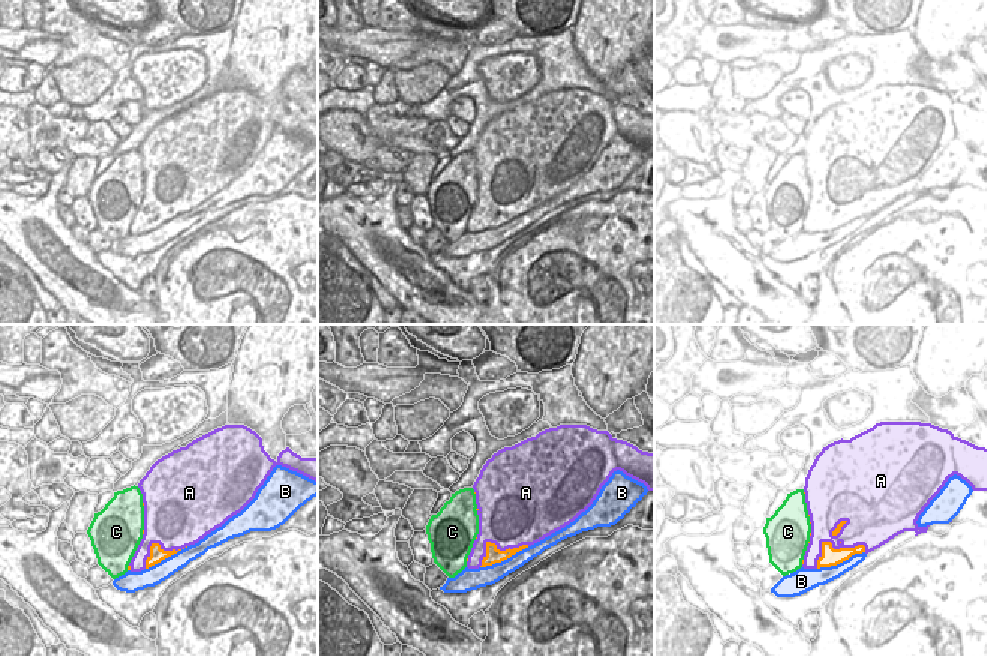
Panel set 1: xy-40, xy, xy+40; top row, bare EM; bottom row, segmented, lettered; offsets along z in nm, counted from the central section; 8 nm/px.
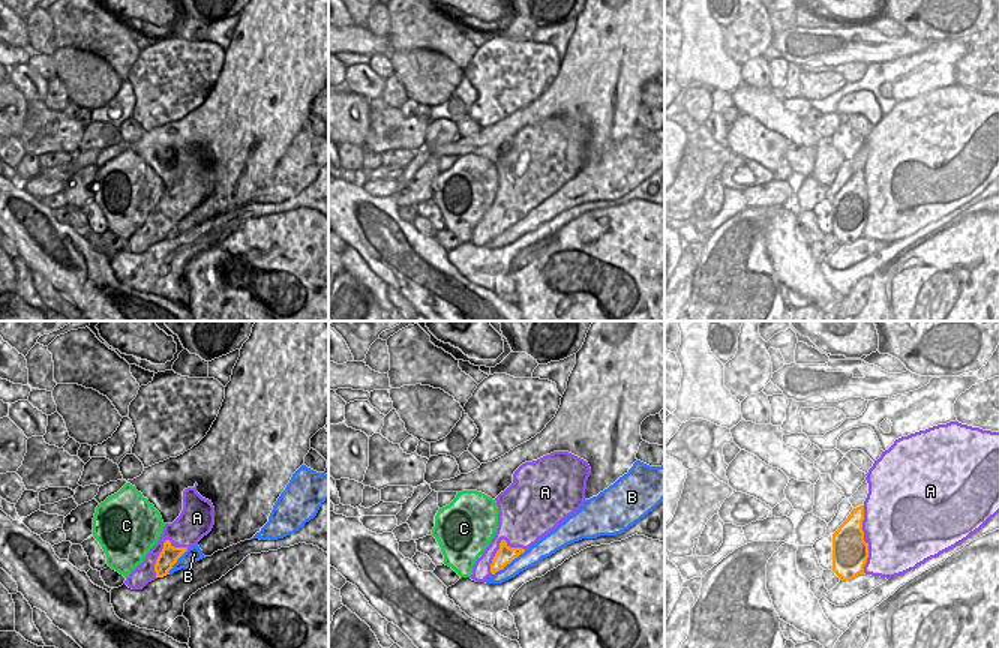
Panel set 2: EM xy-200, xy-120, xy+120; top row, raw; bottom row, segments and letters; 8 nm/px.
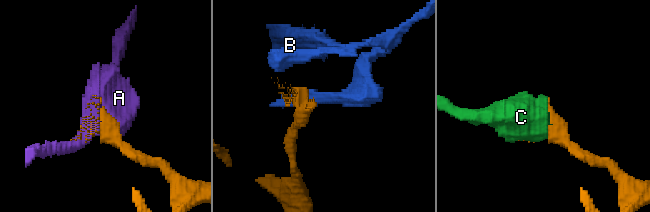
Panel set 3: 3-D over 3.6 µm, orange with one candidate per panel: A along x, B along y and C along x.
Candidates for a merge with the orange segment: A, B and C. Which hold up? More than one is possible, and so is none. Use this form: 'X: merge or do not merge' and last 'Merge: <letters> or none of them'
A: do not merge
B: do not merge
C: merge
Merge: C

